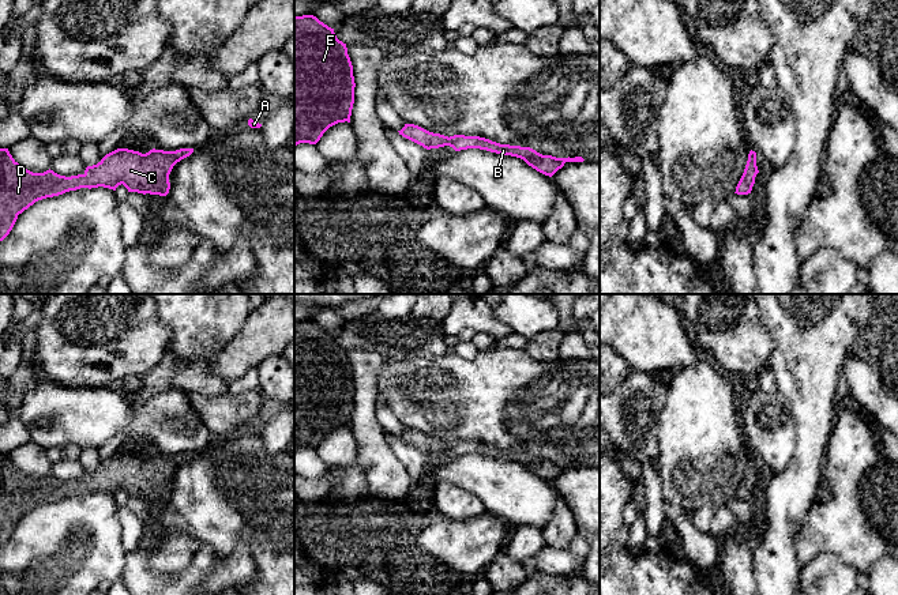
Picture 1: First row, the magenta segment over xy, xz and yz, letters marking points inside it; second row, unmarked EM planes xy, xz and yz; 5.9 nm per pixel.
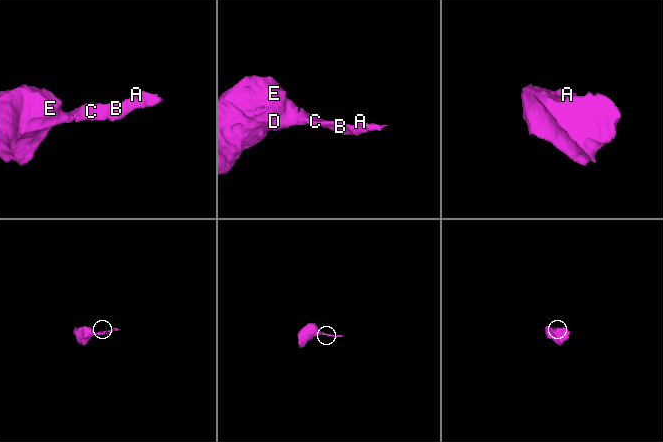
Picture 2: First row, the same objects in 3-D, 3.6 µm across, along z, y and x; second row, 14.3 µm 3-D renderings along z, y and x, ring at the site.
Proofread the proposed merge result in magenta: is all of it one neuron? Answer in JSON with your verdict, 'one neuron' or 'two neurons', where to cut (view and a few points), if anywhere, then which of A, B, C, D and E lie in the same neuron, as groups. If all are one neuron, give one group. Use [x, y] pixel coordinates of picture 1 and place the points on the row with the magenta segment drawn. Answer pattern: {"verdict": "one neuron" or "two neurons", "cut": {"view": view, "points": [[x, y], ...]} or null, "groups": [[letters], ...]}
{"verdict": "one neuron", "cut": null, "groups": [["A", "B", "C", "D", "E"]]}

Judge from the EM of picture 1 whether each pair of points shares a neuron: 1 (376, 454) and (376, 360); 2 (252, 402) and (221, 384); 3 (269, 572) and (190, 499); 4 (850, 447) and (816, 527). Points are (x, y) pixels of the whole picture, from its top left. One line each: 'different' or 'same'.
1: same
2: different
3: same
4: same

